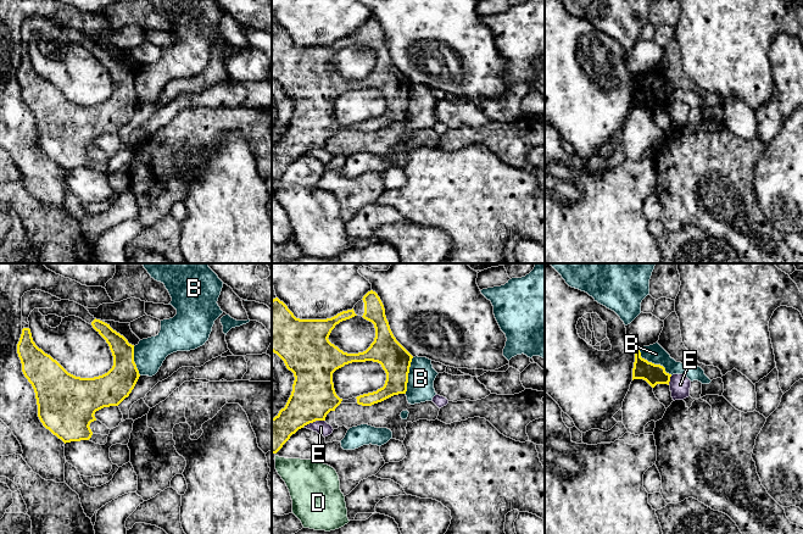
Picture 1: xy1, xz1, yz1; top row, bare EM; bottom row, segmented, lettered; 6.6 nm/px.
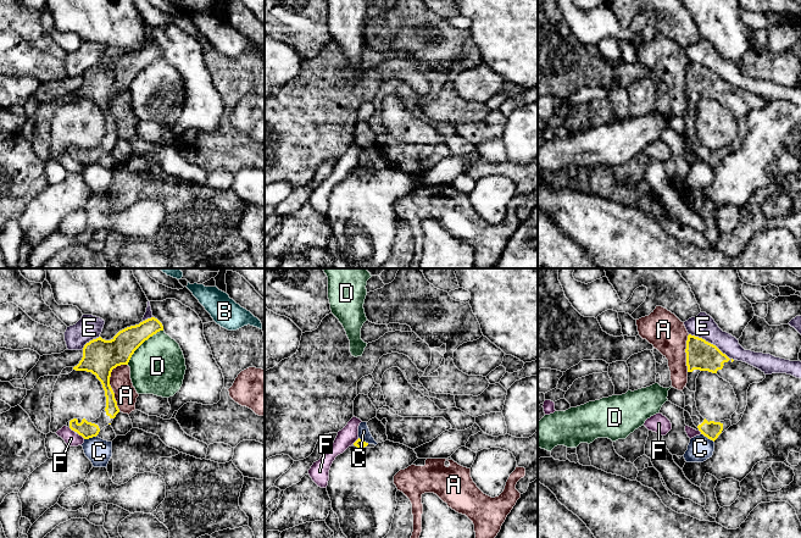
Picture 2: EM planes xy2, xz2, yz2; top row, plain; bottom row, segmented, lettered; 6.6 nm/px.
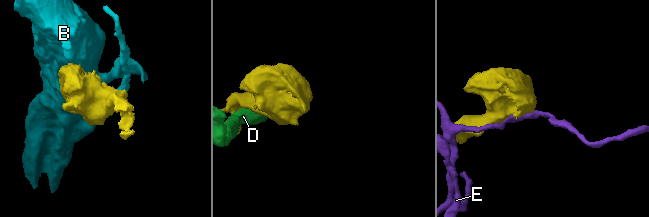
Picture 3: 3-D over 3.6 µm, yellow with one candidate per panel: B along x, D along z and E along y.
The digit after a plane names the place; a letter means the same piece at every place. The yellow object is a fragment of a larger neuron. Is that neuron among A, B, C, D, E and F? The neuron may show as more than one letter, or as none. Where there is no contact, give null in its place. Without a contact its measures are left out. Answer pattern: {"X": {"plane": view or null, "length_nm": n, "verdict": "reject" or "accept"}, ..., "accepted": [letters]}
{"A": {"plane": "xy2", "length_nm": 320, "verdict": "reject"}, "B": {"plane": "yz1", "length_nm": 280, "verdict": "reject"}, "C": {"plane": "yz2", "length_nm": 110, "verdict": "reject"}, "D": {"plane": "xy2", "length_nm": 340, "verdict": "reject"}, "E": {"plane": "yz2", "length_nm": 320, "verdict": "reject"}, "F": {"plane": "xy2", "length_nm": 60, "verdict": "reject"}, "accepted": []}

